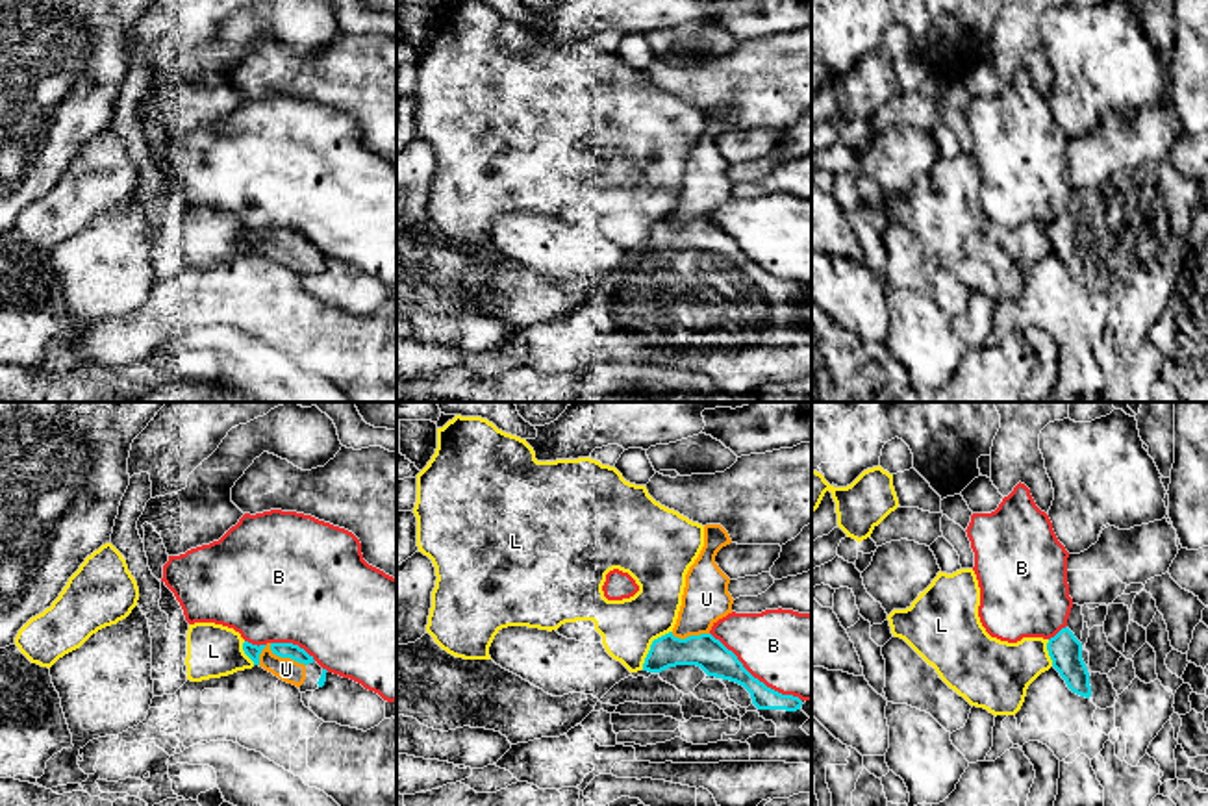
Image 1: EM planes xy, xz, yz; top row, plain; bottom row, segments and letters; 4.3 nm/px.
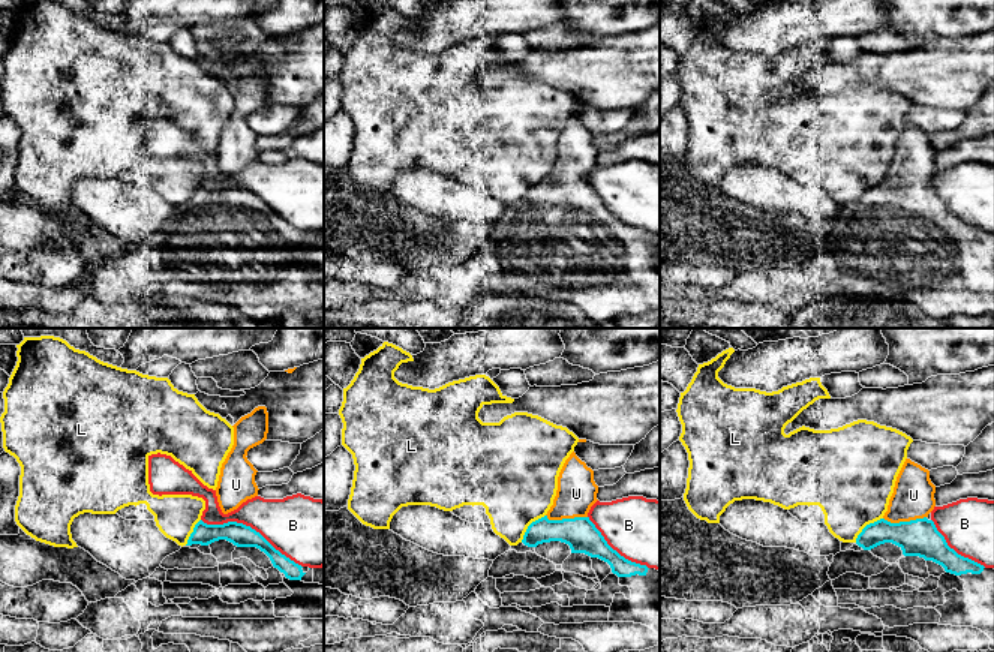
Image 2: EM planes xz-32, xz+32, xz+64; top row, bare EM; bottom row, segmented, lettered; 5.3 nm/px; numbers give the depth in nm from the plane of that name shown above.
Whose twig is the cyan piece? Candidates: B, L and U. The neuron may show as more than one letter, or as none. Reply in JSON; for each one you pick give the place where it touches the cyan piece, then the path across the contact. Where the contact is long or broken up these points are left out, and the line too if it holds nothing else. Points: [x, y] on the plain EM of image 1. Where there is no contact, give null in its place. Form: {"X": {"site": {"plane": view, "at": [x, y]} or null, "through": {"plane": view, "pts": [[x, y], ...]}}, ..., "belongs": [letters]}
{"U": {"site": {"plane": "xy", "at": [282, 241]}, "through": {"plane": "xy", "pts": [[291, 236], [282, 241], [286, 254]]}}, "belongs": ["U"]}

